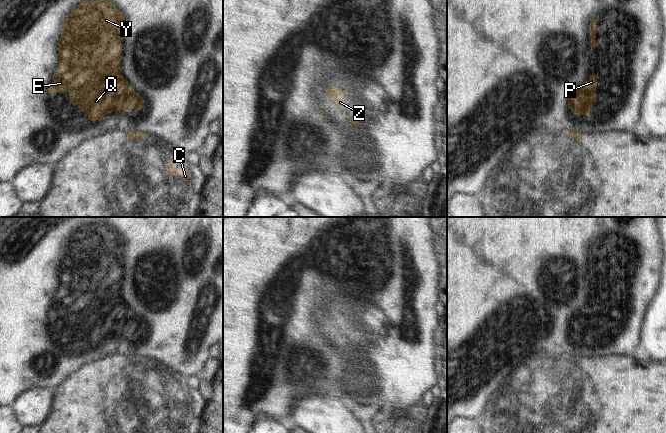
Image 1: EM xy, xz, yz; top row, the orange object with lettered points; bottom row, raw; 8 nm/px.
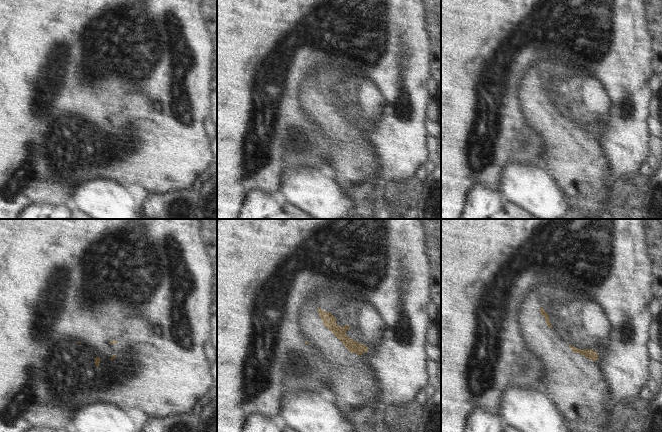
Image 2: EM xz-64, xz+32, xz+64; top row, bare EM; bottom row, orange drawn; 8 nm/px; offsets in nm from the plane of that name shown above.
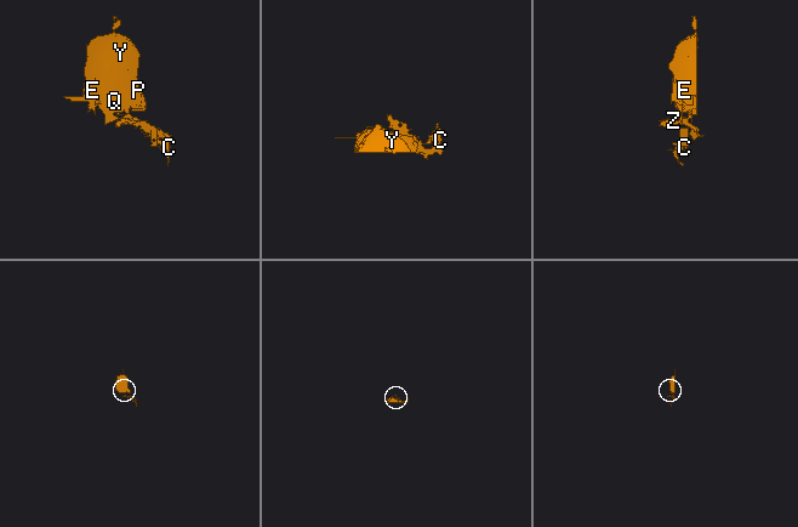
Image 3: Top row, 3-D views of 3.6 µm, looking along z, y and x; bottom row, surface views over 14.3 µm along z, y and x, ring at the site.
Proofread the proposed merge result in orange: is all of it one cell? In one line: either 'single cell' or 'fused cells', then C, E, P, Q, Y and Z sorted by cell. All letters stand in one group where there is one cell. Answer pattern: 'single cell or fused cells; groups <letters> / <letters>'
fused cells; groups C Z / E P Q Y

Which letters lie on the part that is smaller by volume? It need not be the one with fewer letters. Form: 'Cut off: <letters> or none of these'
Cut off: C, Z

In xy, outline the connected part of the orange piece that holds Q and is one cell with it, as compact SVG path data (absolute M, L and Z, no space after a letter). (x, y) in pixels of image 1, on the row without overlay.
M91 223L74 230L63 248L58 266L59 285L48 316L69 315L70 328L85 335L91 345L105 344L113 335L143 332L142 320L122 298L121 279L125 240L109 224Z

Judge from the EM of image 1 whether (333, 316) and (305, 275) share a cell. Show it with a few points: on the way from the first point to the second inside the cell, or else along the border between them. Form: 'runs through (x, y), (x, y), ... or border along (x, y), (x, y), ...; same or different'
border along (349, 297), (316, 314), (319, 330); different

